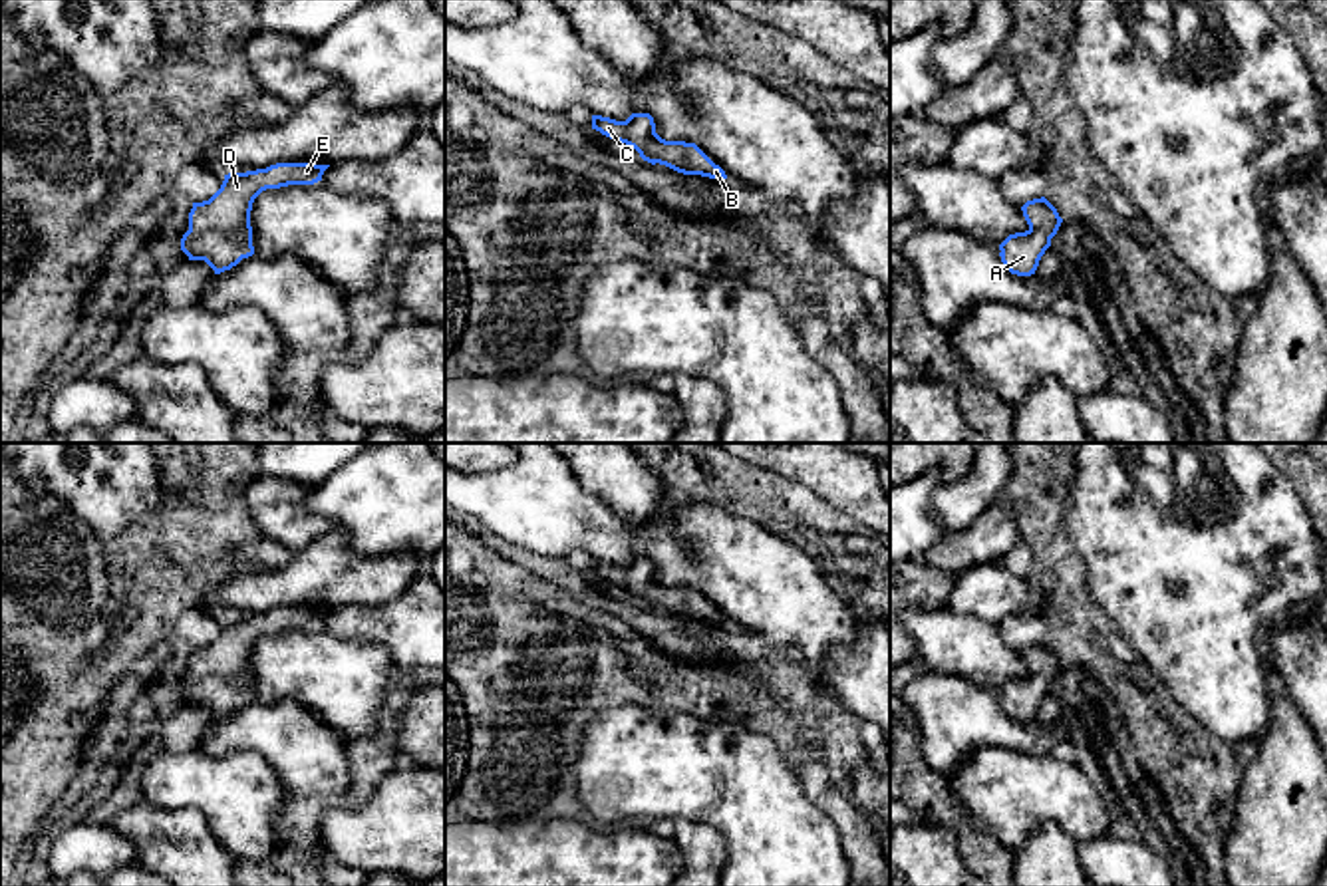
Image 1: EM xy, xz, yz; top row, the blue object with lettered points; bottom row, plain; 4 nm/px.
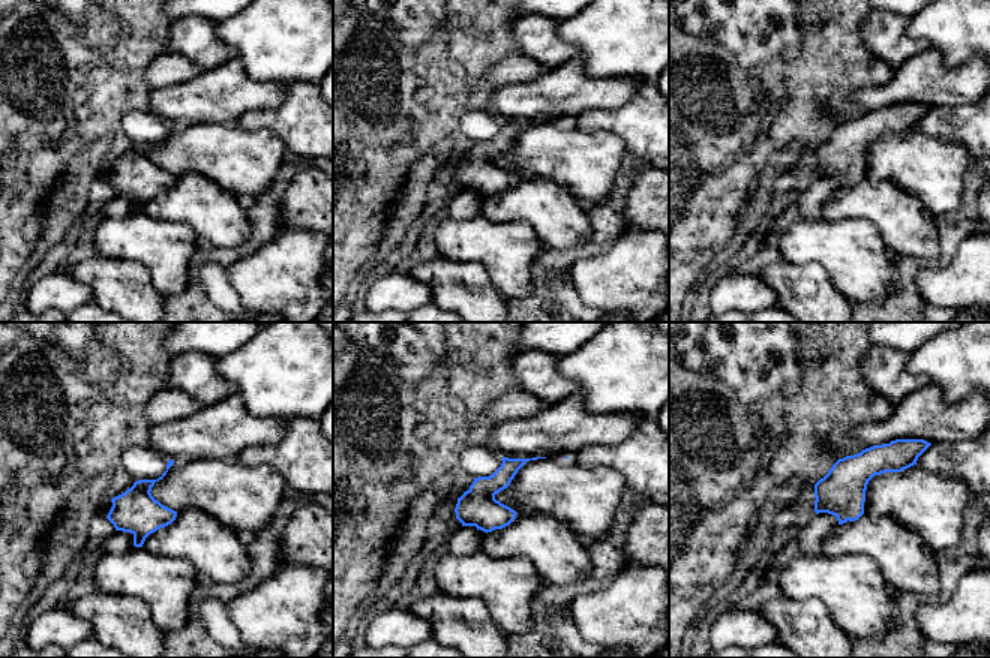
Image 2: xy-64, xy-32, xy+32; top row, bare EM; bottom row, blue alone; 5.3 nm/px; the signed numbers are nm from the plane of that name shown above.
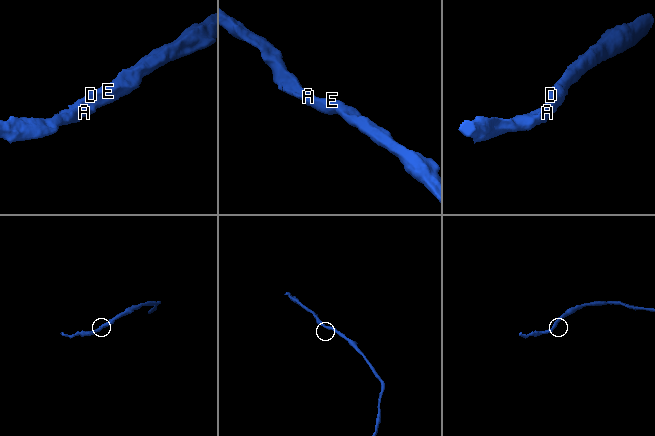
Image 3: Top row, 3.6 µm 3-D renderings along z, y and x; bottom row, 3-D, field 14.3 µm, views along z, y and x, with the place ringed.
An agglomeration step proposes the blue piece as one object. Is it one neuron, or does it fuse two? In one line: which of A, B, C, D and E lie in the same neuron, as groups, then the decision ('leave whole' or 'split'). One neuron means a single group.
A B C D E | leave whole

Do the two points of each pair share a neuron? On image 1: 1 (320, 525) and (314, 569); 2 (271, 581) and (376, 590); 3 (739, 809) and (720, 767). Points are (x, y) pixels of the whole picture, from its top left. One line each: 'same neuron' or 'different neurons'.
1: different neurons
2: same neuron
3: same neuron

